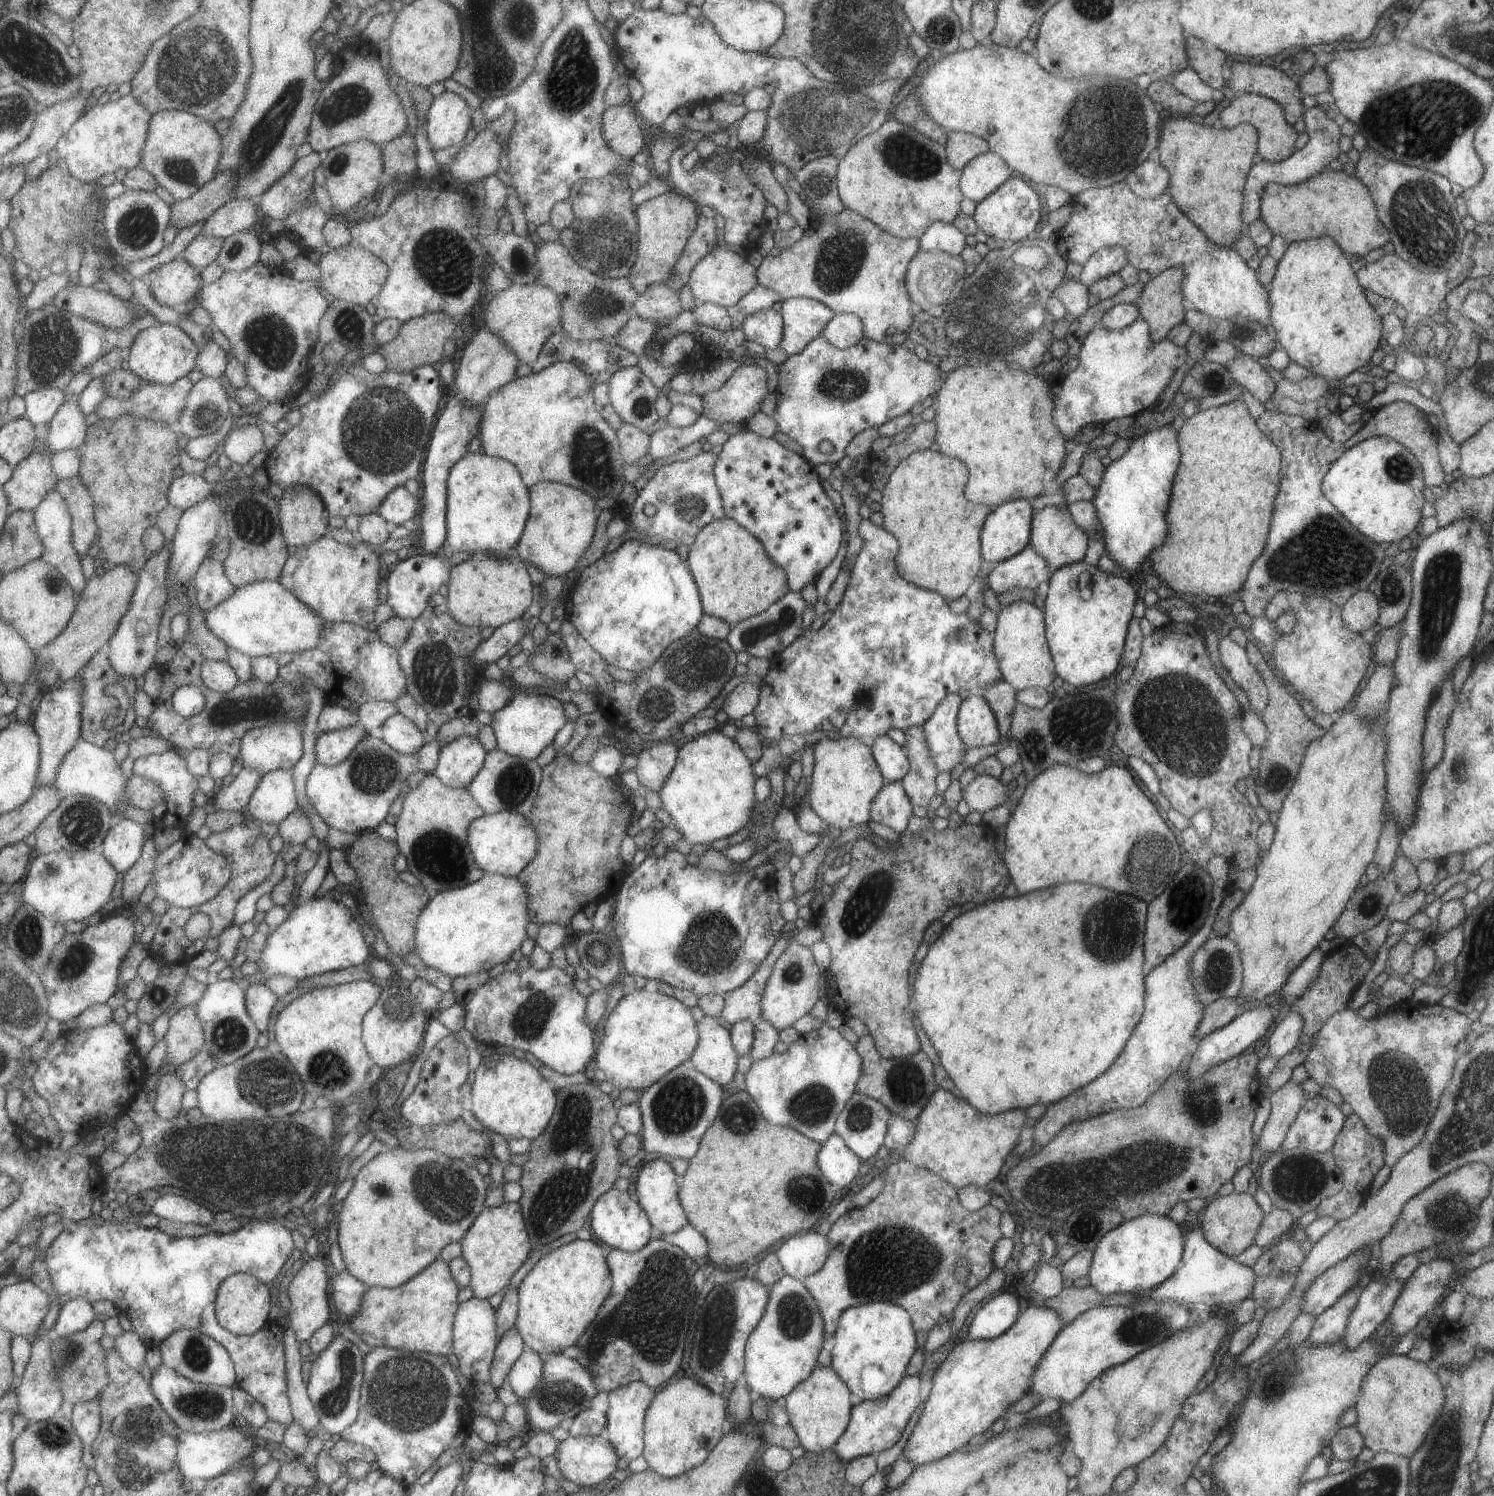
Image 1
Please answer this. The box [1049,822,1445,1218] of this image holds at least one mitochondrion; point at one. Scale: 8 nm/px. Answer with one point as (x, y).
(1400, 1087)

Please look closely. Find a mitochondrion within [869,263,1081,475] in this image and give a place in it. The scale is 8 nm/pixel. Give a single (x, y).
(998, 302)

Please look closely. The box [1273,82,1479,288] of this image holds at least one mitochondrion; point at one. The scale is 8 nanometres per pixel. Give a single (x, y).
(1425, 221)

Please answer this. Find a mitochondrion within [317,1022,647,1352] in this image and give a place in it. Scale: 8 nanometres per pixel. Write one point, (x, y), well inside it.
(562, 1193)

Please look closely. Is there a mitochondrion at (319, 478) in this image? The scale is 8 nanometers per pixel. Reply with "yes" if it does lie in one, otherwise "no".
no

